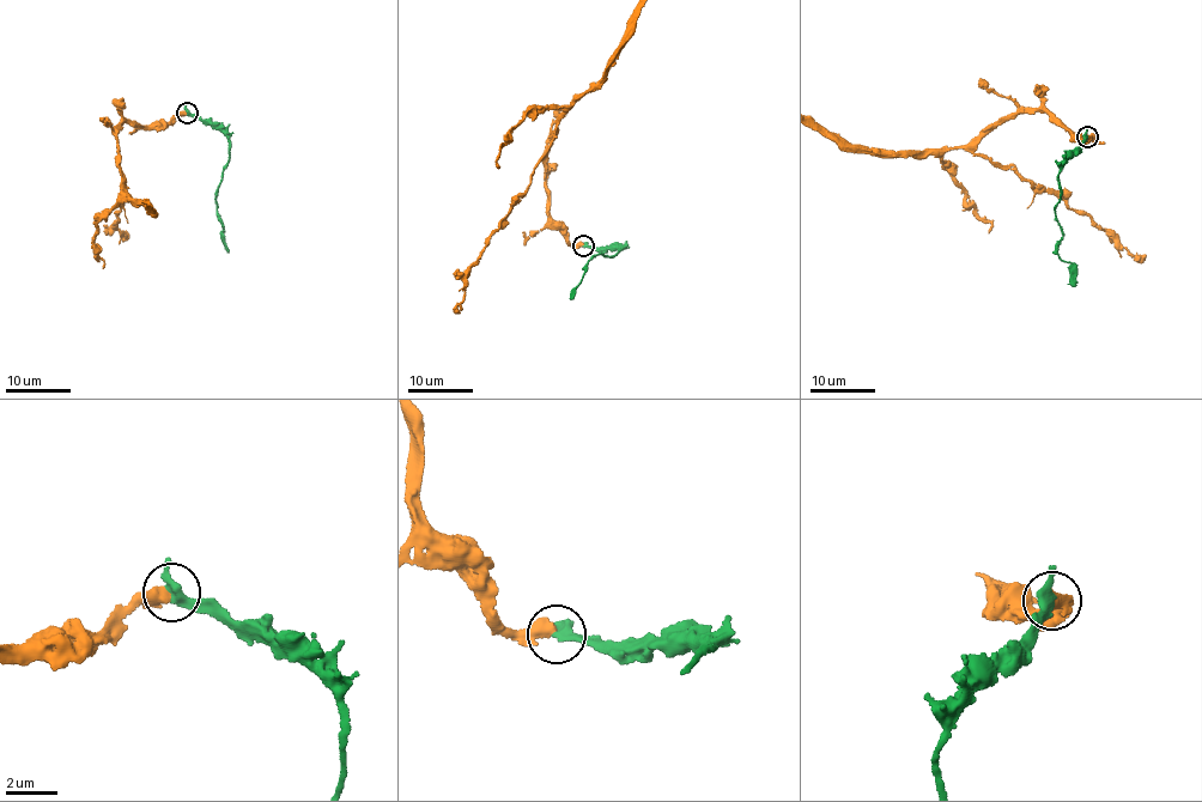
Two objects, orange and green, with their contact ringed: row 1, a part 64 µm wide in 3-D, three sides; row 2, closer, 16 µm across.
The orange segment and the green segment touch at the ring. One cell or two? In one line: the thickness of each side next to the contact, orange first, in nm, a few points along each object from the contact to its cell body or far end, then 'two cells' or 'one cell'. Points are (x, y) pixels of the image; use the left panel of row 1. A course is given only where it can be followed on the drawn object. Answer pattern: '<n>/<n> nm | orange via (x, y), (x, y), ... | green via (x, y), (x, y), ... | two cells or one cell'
480/320 nm | green via (187, 113), (217, 123), (229, 141), (226, 168), (217, 196), (228, 253) | one cell

